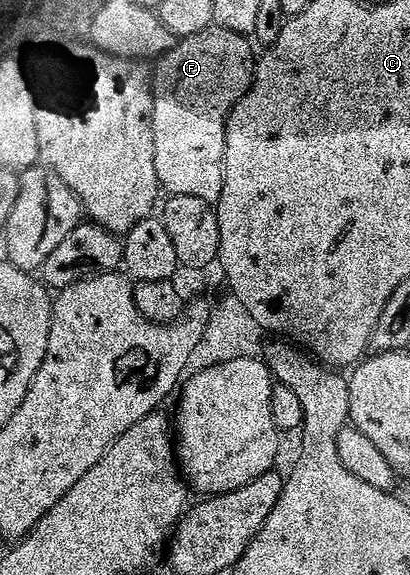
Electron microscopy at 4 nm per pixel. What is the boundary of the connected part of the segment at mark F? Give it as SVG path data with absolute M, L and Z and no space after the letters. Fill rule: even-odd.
M214 25L195 36L180 38L172 51L158 60L153 71L153 137L159 185L168 196L201 197L201 201L218 204L223 192L227 119L239 100L246 97L255 77L257 55L251 52L251 45L253 43L248 36Z

